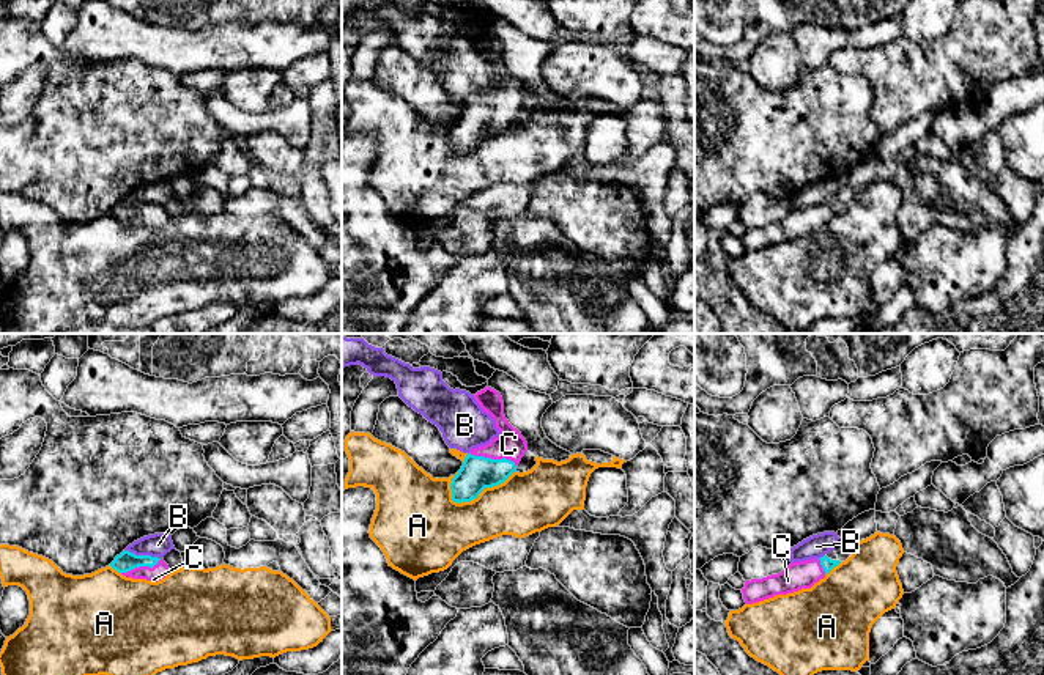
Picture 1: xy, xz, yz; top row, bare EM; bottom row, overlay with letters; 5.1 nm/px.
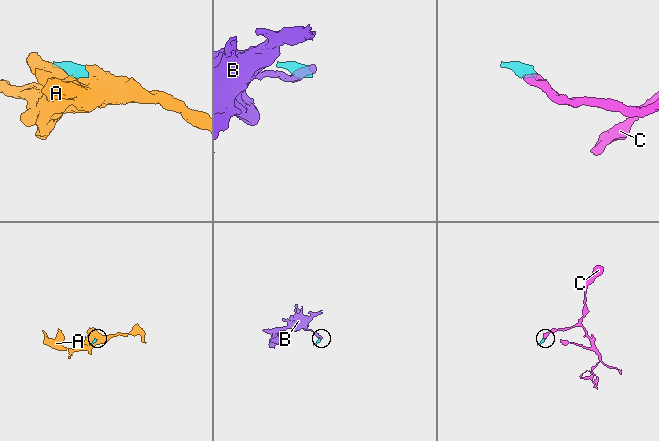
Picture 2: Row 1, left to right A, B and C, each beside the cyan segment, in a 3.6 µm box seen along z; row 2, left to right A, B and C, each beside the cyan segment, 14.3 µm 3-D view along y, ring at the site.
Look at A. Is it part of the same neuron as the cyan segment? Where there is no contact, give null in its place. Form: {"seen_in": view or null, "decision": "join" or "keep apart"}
{"seen_in": "xz", "decision": "keep apart"}

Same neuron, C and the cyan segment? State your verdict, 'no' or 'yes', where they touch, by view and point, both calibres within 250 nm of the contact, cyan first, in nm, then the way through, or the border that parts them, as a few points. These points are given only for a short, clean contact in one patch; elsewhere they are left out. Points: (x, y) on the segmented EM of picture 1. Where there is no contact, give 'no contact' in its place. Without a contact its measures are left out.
yes | xz (493, 460) | 180/150 nm | across xz (477, 472), (493, 460), (509, 444)

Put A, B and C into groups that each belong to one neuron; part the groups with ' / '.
A / B / C

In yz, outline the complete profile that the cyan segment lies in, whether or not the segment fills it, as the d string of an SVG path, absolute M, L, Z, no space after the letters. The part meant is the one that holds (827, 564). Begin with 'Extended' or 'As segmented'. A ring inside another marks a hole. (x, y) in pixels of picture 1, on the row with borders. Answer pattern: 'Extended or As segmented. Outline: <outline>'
Extended. Outline: M827 555L790 563L778 574L746 581L742 588L743 599L746 604L753 604L776 595L787 595L802 588L811 588L839 563L839 560L831 560Z

